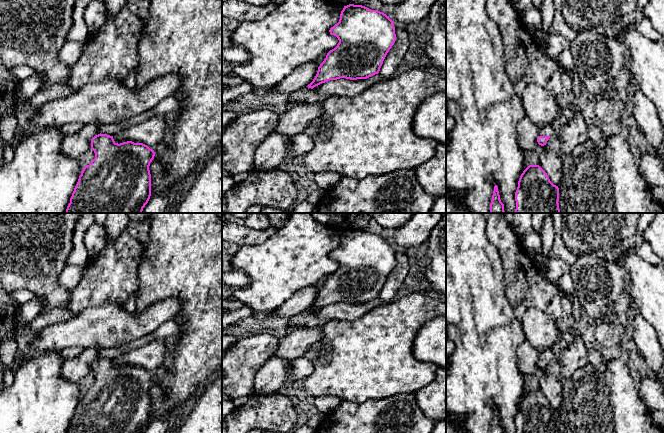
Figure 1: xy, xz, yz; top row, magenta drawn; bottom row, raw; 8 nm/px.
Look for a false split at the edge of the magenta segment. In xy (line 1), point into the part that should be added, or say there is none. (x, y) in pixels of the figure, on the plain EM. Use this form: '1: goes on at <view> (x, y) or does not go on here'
1: does not go on here

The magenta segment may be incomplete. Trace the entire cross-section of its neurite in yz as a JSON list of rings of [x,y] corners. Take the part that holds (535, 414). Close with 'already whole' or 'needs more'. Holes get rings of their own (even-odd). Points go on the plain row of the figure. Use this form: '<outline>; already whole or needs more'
[[[529,389],[519,402],[515,425],[516,433],[559,433],[559,412],[539,389]]]; already whole

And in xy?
[[[98,358],[91,363],[95,382],[79,400],[67,433],[143,433],[151,420],[150,387],[155,376],[143,367],[116,367],[113,360]]]; already whole

